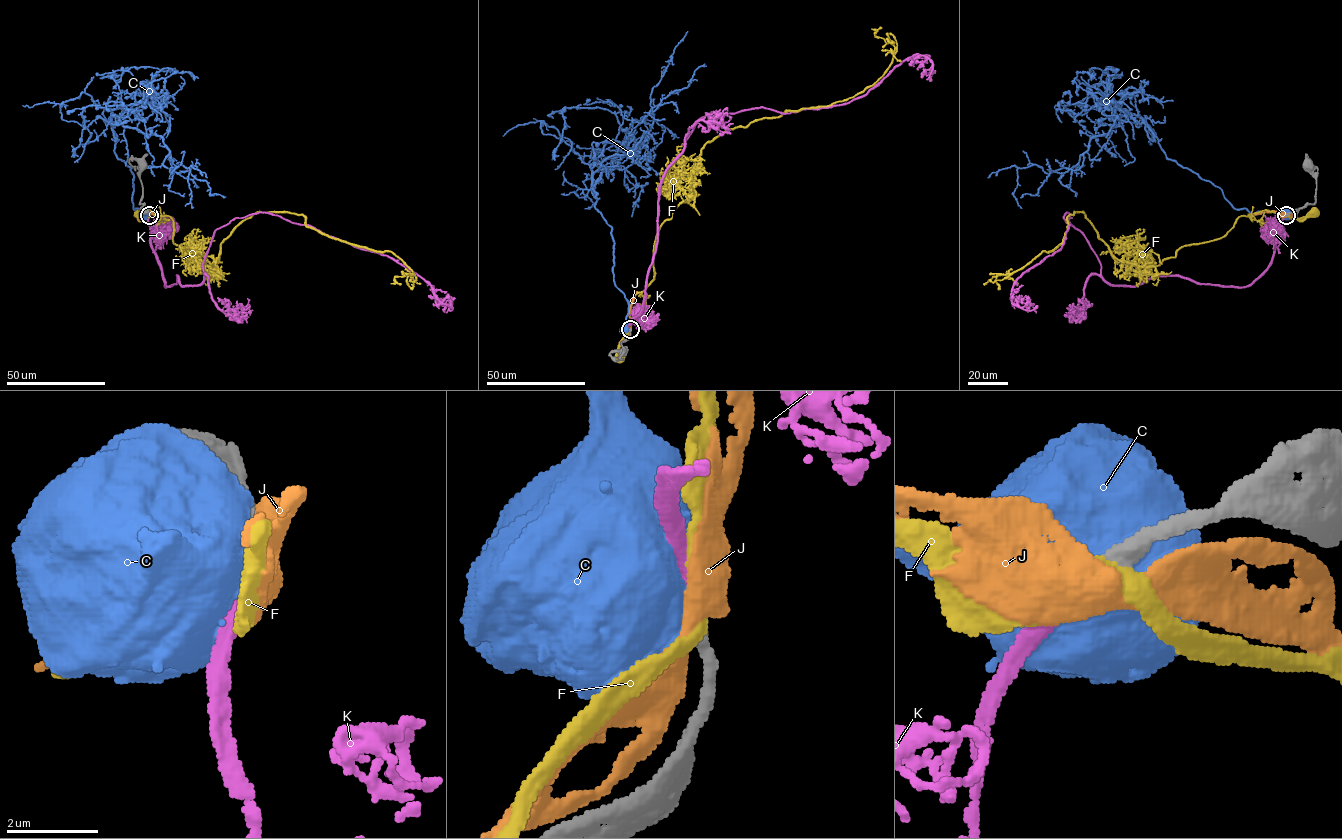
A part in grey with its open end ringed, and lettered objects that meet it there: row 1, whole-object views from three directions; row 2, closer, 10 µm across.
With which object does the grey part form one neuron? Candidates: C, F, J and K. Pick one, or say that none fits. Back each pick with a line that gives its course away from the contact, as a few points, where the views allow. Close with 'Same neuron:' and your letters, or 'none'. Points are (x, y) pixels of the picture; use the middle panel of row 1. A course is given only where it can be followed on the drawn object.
K: Its course: (630, 329), (642, 308), (655, 250), (663, 175), (700, 118), (849, 103), (912, 55), (932, 63), (923, 73)
Same neuron: K

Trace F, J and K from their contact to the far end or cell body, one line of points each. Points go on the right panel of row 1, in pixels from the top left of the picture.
F: (1286, 215), (1298, 218), (1313, 213)
J: (1287, 215), (1279, 212), (1247, 213)
K: (1285, 215), (1244, 287), (1111, 286), (1066, 212), (1062, 247), (1013, 285), (1013, 304), (1029, 299)

